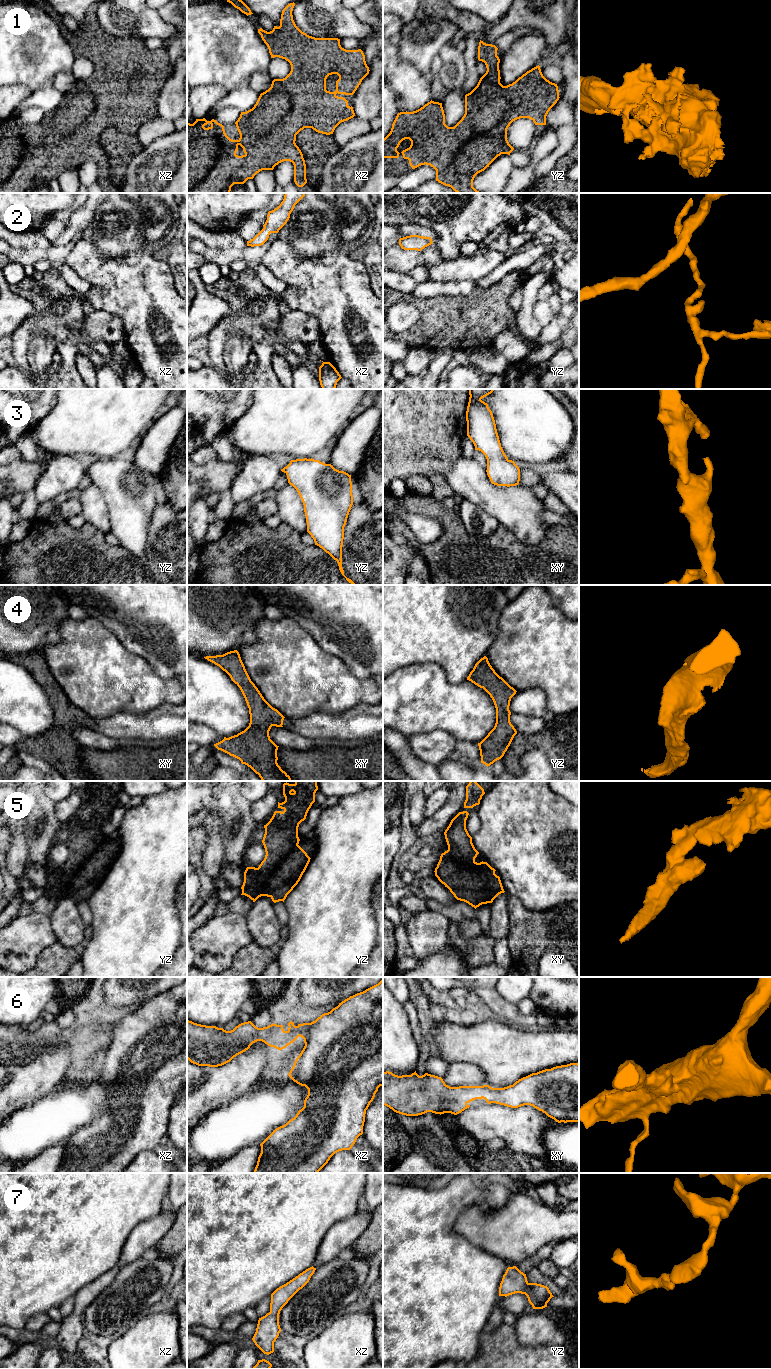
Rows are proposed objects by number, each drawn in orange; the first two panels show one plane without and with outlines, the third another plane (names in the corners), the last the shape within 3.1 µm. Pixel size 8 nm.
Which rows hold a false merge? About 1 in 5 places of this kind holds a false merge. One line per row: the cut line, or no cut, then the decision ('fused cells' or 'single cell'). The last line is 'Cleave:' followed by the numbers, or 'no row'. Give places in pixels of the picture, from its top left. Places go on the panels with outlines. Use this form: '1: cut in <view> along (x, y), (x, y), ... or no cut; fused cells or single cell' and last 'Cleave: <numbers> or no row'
1: no cut; single cell
2: no cut; single cell
3: no cut; single cell
4: no cut; single cell
5: no cut; single cell
6: no cut; single cell
7: no cut; single cell
Cleave: no row

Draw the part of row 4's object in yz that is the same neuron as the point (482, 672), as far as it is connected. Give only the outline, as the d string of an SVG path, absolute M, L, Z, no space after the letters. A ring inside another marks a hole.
M486 656L475 664L467 680L483 688L492 698L496 708L494 728L478 743L481 763L488 767L504 756L517 734L510 722L509 710L511 698L517 691L495 672Z

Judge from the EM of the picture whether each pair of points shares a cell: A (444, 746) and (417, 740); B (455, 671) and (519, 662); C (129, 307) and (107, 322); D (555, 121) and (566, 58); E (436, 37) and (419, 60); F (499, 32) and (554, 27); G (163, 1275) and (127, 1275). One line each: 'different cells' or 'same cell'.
A: same cell
B: different cells
C: different cells
D: same cell
E: same cell
F: same cell
G: same cell

